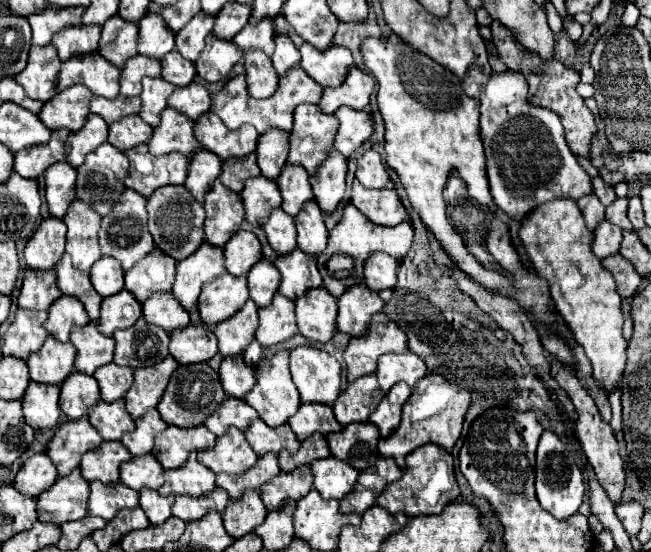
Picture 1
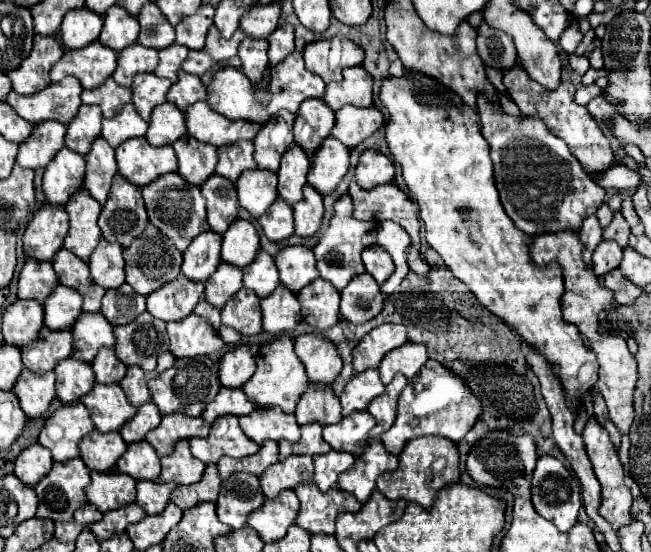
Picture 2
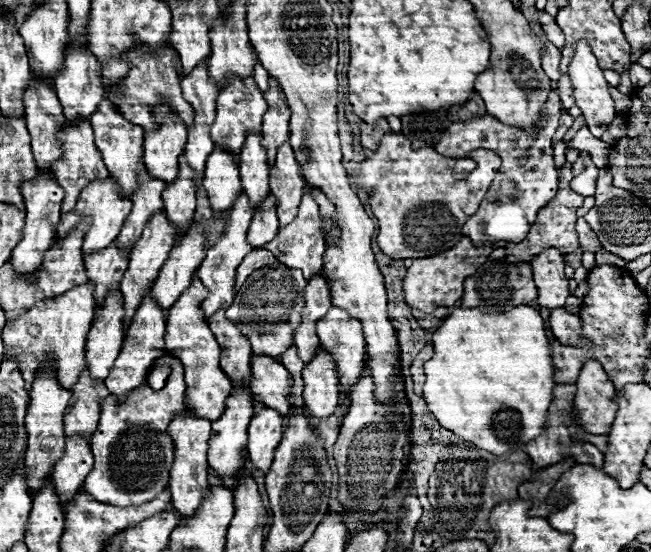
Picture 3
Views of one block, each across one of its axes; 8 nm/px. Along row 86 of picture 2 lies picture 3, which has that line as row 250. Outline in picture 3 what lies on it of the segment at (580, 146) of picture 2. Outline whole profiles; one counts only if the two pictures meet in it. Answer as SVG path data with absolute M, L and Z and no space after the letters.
M570 162L564 164L564 168L560 168L560 190L554 198L554 202L550 202L546 208L542 208L536 216L536 222L532 224L526 240L518 242L518 244L508 244L506 246L506 254L508 254L508 262L510 264L520 264L520 260L524 262L532 262L532 256L538 256L544 248L558 248L558 252L562 256L566 254L574 254L576 248L578 248L578 234L576 231L576 212L580 206L582 206L582 200L584 196L576 194L572 188L570 188L570 180L572 180L572 166Z

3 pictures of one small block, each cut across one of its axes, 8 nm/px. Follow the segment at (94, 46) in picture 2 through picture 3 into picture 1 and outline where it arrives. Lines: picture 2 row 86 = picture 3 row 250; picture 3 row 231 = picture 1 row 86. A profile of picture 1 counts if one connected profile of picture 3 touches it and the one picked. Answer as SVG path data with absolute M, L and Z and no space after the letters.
M88 54L80 58L72 58L62 62L62 70L58 76L58 92L74 86L84 84L96 96L116 98L120 94L120 70L112 68L108 60L100 54Z

